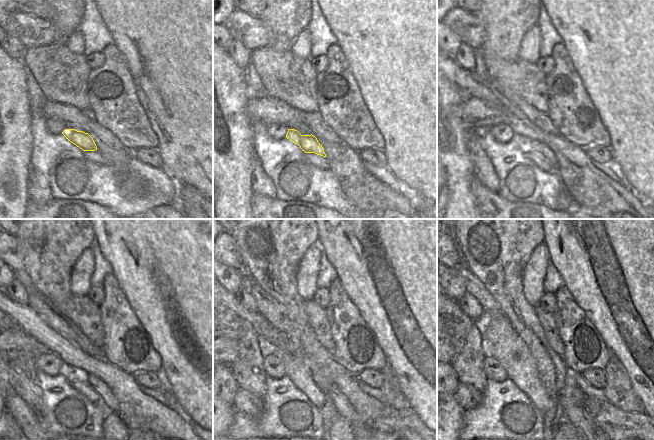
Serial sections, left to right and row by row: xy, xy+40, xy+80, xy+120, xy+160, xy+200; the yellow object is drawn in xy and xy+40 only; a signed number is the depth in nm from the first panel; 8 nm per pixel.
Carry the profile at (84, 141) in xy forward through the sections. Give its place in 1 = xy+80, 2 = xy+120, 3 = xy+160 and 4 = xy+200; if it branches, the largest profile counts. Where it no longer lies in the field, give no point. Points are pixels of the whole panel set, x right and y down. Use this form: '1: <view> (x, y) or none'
1: xy+80 (525, 144)
2: xy+120 (100, 387)
3: xy+160 (343, 406)
4: xy+200 (571, 399)

